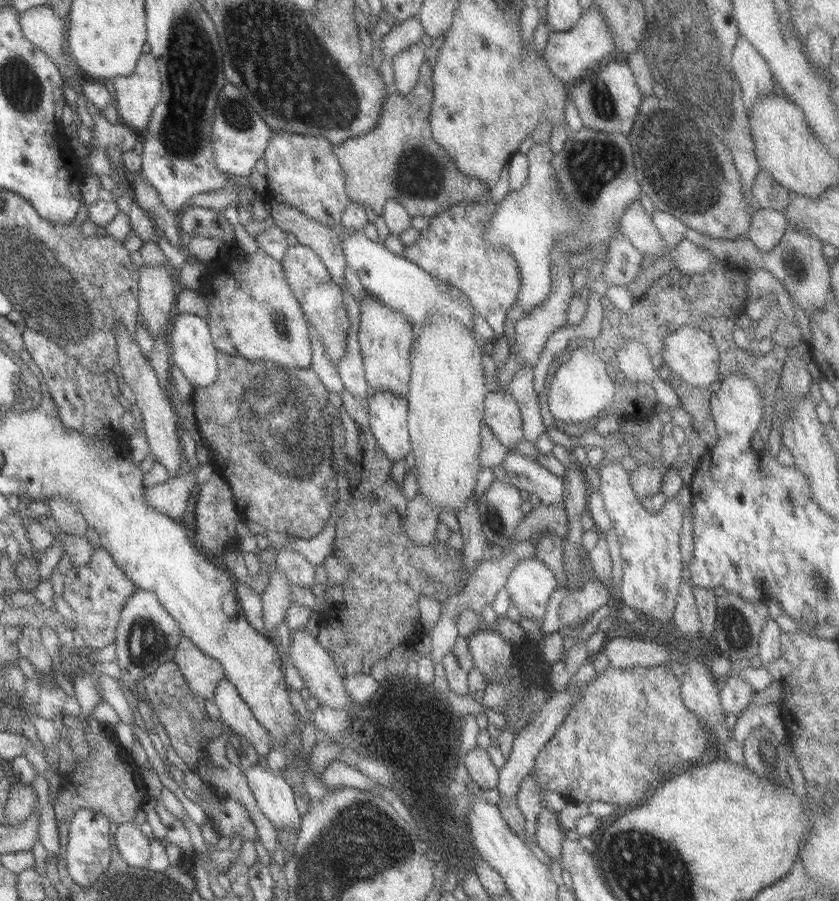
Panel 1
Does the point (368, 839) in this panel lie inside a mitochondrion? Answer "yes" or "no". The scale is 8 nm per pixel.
yes

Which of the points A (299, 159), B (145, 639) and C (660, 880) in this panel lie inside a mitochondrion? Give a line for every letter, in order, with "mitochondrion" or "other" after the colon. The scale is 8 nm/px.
A: other
B: mitochondrion
C: mitochondrion

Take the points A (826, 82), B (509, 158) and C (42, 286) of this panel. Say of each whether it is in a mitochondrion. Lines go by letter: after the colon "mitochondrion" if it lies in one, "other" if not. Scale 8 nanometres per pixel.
A: other
B: other
C: mitochondrion

